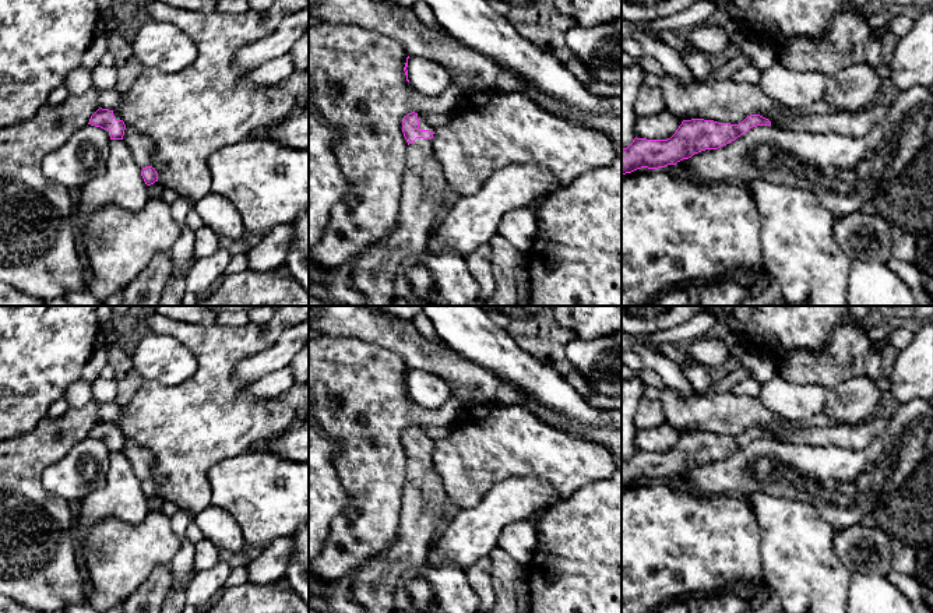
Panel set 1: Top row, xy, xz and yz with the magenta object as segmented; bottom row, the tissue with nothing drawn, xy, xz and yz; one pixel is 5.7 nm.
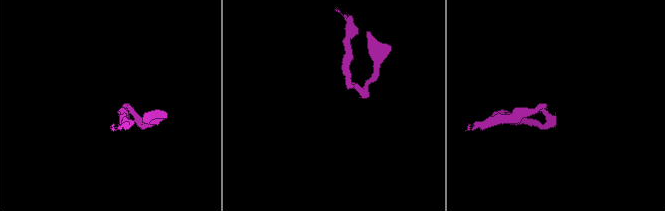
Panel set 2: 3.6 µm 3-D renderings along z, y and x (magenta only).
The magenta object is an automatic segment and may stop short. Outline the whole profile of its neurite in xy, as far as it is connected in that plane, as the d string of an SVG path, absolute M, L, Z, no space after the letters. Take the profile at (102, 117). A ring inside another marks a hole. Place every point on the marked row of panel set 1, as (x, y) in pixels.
M99 108L88 124L101 127L110 140L123 140L126 124L117 112Z

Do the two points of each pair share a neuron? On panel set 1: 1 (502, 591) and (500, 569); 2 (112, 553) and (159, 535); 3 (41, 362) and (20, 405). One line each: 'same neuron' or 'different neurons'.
1: same neuron
2: same neuron
3: same neuron

